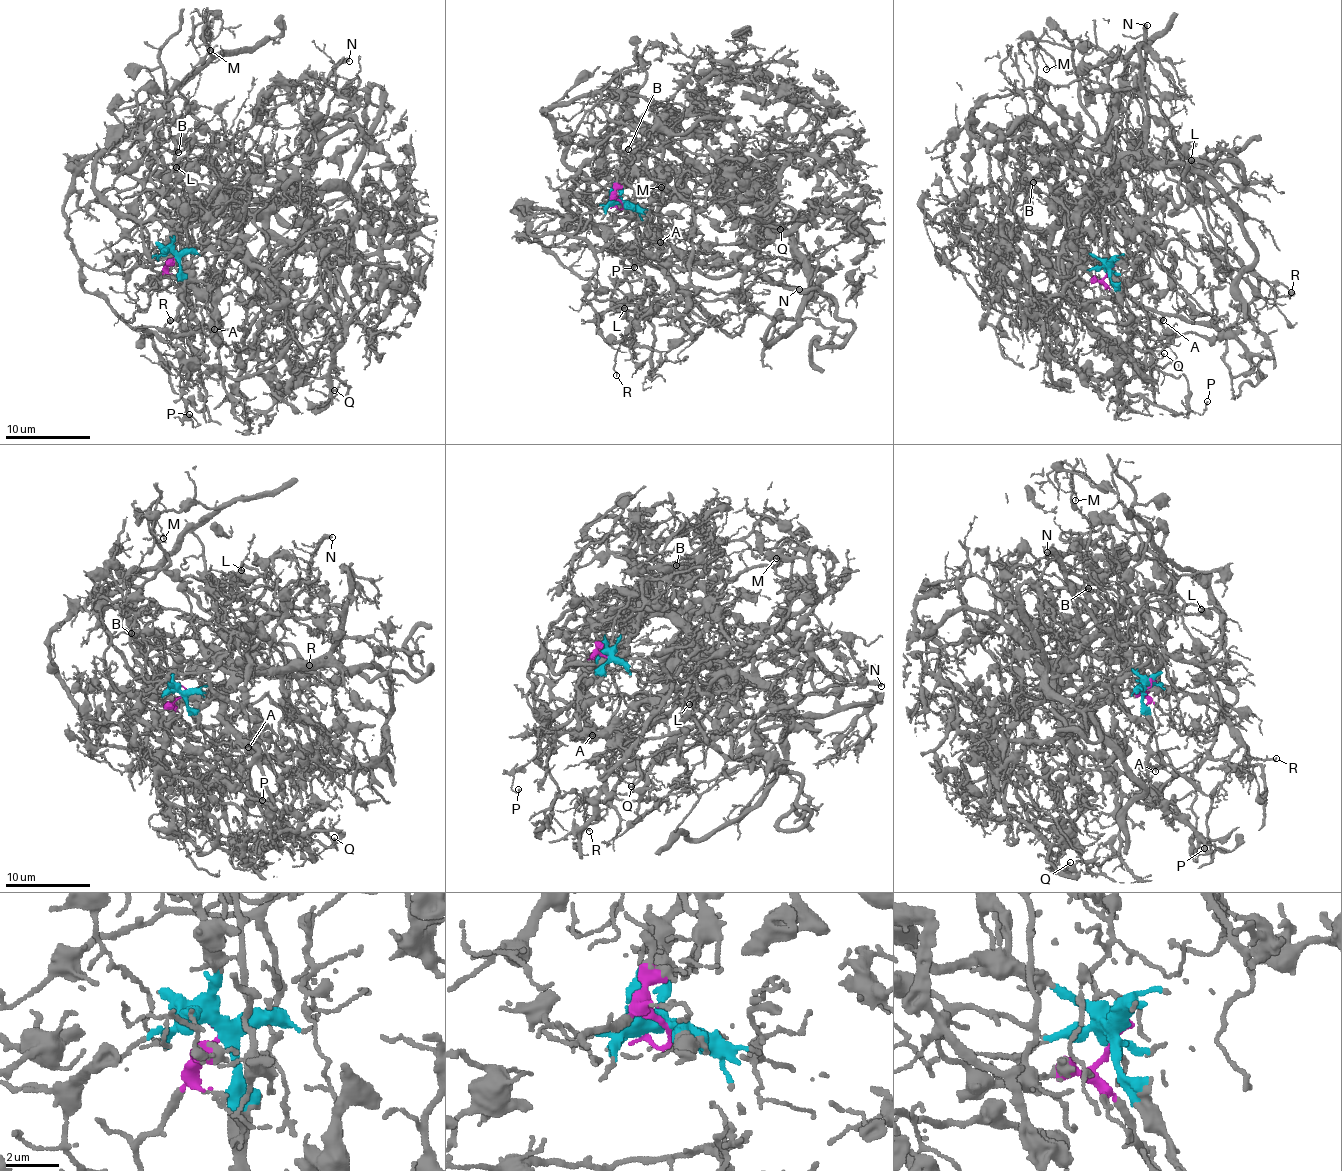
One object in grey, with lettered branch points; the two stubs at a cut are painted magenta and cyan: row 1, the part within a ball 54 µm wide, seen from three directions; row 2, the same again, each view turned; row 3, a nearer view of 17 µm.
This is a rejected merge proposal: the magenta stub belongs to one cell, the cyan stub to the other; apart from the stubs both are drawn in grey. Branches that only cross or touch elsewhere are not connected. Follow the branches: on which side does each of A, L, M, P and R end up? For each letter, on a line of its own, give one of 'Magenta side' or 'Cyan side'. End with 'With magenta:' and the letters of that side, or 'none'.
A: Cyan side
L: Magenta side
M: Magenta side
P: Cyan side
R: Cyan side
With magenta: L, M

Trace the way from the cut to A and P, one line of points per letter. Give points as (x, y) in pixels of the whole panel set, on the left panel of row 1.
A: (176, 255), (178, 289), (191, 308), (189, 322), (193, 327), (214, 329)
P: (176, 255), (178, 289), (203, 348), (189, 367), (170, 363), (193, 427), (198, 421), (189, 414)

